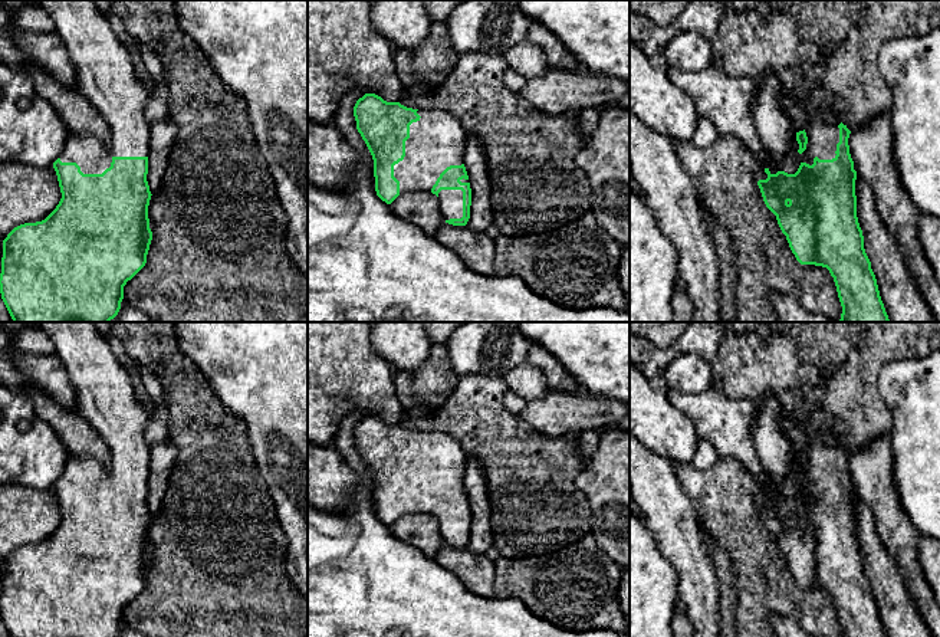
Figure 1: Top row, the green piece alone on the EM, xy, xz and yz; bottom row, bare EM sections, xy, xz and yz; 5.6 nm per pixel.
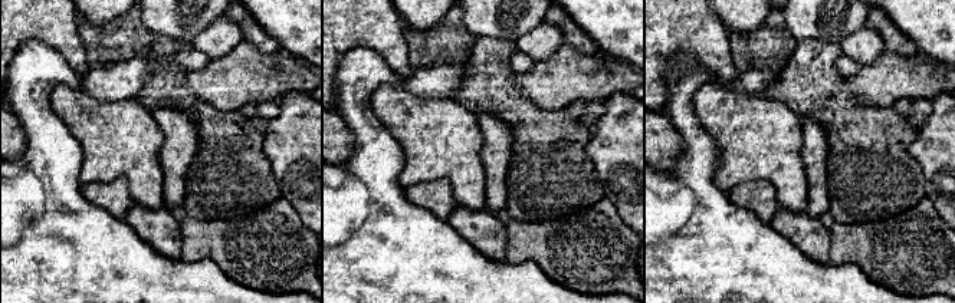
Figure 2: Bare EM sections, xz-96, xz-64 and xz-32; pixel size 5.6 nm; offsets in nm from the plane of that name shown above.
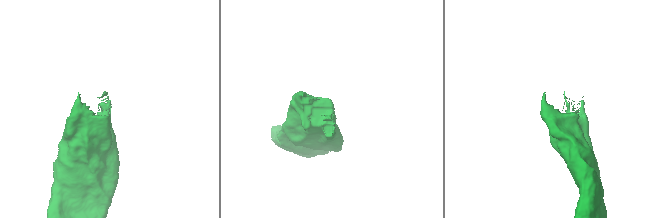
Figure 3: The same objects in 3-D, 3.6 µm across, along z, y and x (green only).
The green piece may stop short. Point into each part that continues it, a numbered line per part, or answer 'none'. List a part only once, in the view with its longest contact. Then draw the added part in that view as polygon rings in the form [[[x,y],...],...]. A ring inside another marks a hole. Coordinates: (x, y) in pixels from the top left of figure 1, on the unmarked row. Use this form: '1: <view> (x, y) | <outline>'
1: xz (439, 462) | [[[418,431],[421,439],[410,447],[405,479],[394,487],[394,499],[404,515],[431,513],[440,496],[450,487],[464,486],[467,453],[444,433]]]

